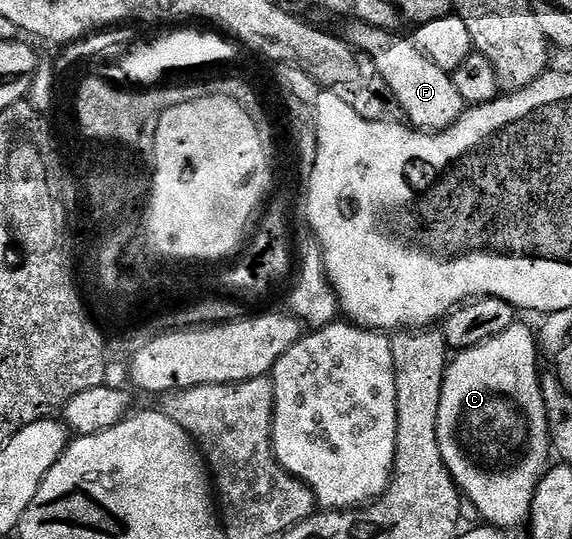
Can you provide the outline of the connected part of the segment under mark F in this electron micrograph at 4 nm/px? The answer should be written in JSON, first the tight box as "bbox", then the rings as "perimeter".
{"bbox":[347,22,467,132],"perimeter":[[[356,22],[350,25],[347,33],[350,45],[362,57],[370,56],[373,59],[376,75],[384,80],[388,95],[397,99],[398,106],[405,111],[404,119],[414,129],[422,132],[444,132],[461,117],[467,106],[455,90],[452,75],[435,66],[435,62],[424,56],[412,39],[405,37],[404,40],[401,34],[384,32],[375,26]]]}

